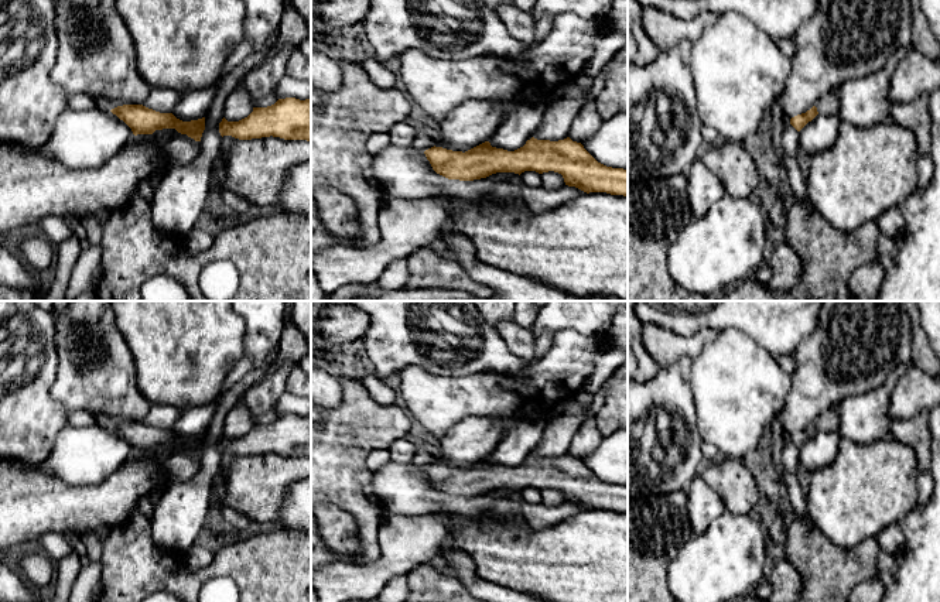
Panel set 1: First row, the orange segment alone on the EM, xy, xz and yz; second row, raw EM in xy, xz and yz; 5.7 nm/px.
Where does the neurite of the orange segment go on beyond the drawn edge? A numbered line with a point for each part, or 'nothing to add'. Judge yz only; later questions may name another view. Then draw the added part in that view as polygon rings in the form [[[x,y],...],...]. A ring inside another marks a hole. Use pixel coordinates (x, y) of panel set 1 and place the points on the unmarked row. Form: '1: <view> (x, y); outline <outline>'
1: yz (827, 421); outline [[[838,406],[821,413],[816,421],[818,431],[823,432],[838,431],[838,423]]]

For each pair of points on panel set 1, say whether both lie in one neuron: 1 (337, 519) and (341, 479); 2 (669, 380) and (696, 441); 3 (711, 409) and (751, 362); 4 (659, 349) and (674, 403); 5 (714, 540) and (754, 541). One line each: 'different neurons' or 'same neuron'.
1: different neurons
2: same neuron
3: same neuron
4: different neurons
5: same neuron

